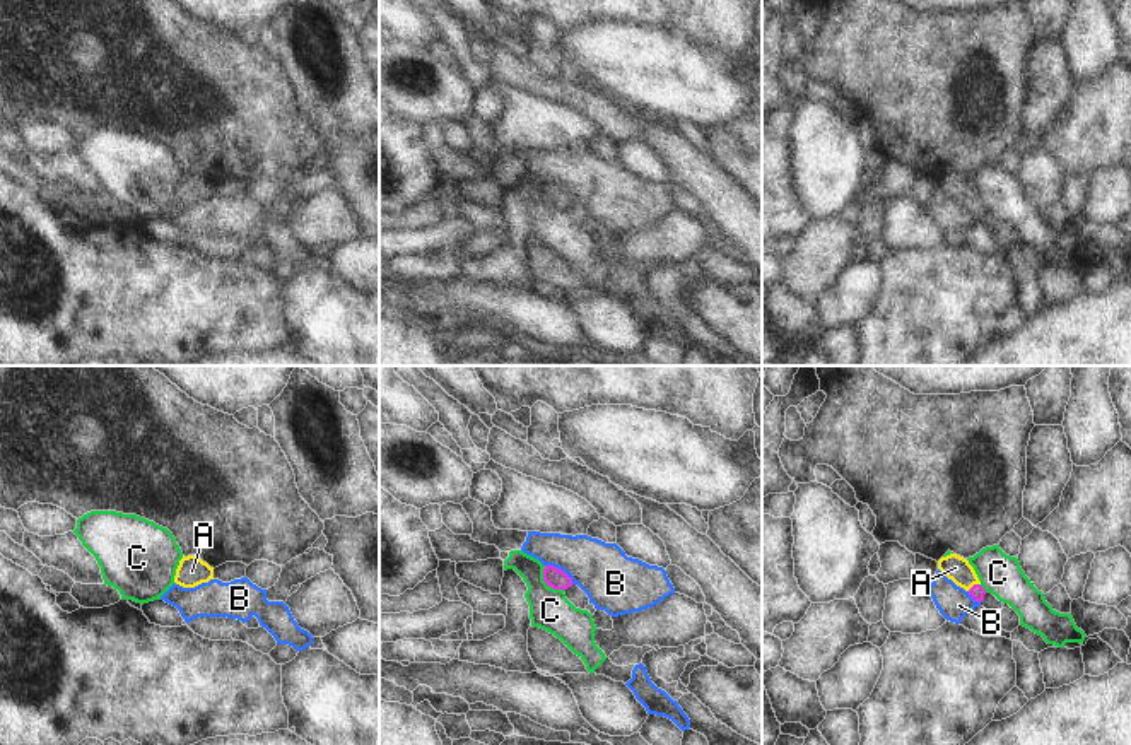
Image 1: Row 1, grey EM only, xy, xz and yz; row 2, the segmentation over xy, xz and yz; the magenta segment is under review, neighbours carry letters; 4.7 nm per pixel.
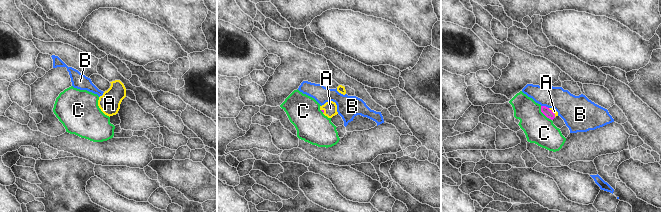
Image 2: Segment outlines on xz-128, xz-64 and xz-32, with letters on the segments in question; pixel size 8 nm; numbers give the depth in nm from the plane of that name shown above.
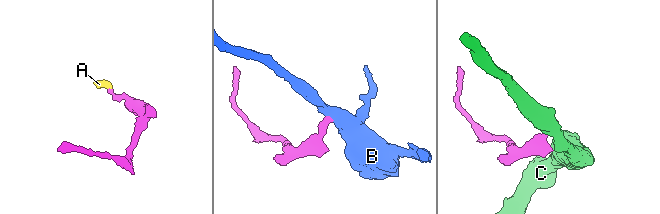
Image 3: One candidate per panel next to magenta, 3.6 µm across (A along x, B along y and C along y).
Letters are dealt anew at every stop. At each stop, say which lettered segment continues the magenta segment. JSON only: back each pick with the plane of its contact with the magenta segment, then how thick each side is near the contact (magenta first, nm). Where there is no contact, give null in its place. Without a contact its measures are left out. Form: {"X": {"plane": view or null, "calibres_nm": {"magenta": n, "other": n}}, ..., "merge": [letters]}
{"A": {"plane": "yz", "calibres_nm": {"magenta": 70, "other": 120}}, "merge": ["A"]}

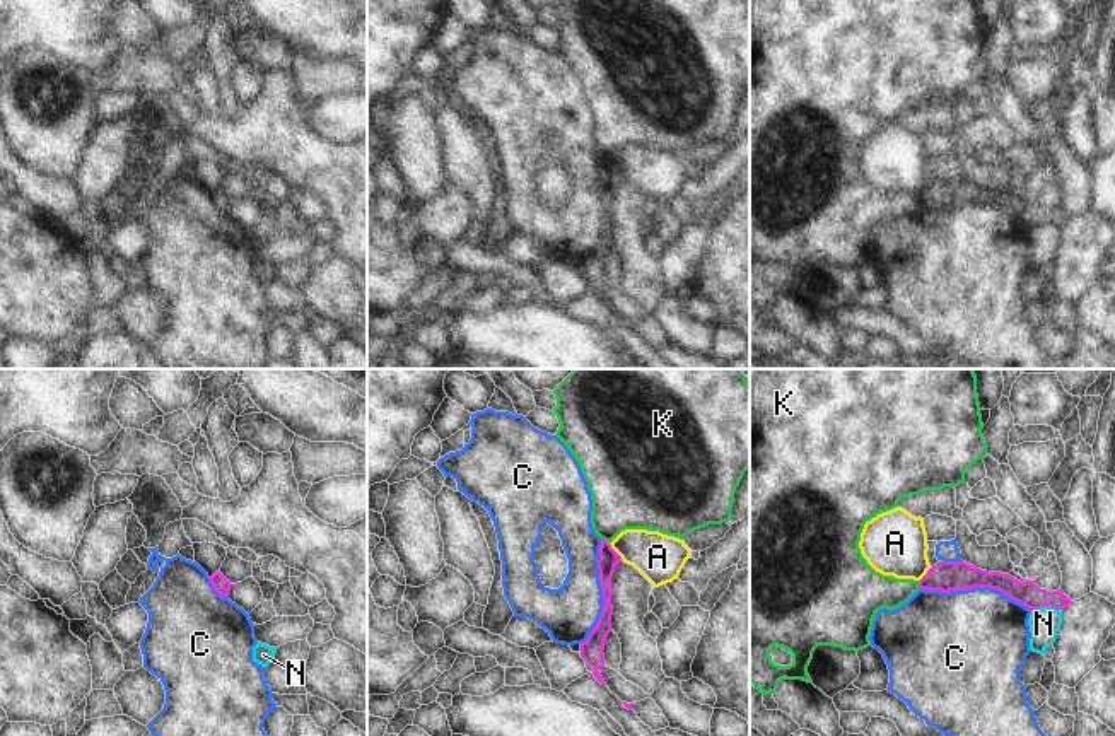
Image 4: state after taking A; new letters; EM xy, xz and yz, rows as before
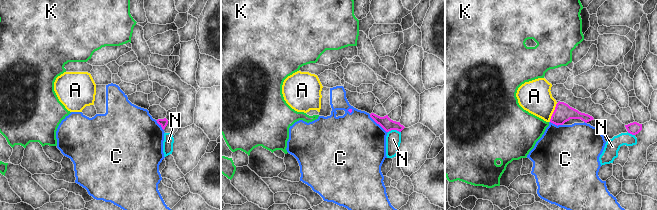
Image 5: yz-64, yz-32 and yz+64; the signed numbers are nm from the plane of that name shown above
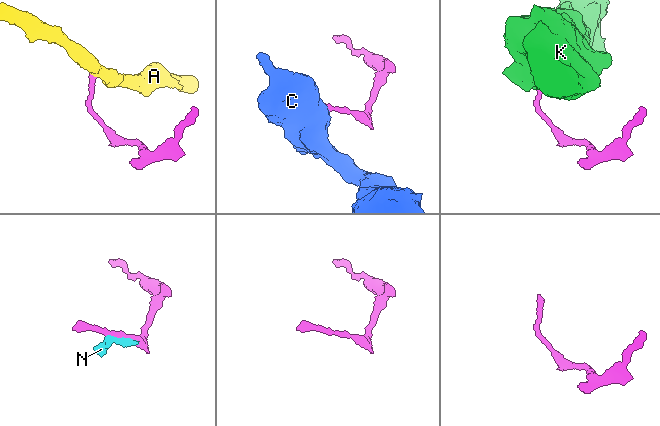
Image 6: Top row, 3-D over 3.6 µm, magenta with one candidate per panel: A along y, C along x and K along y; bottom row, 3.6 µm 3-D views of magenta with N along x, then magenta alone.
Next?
{"merge": []}

